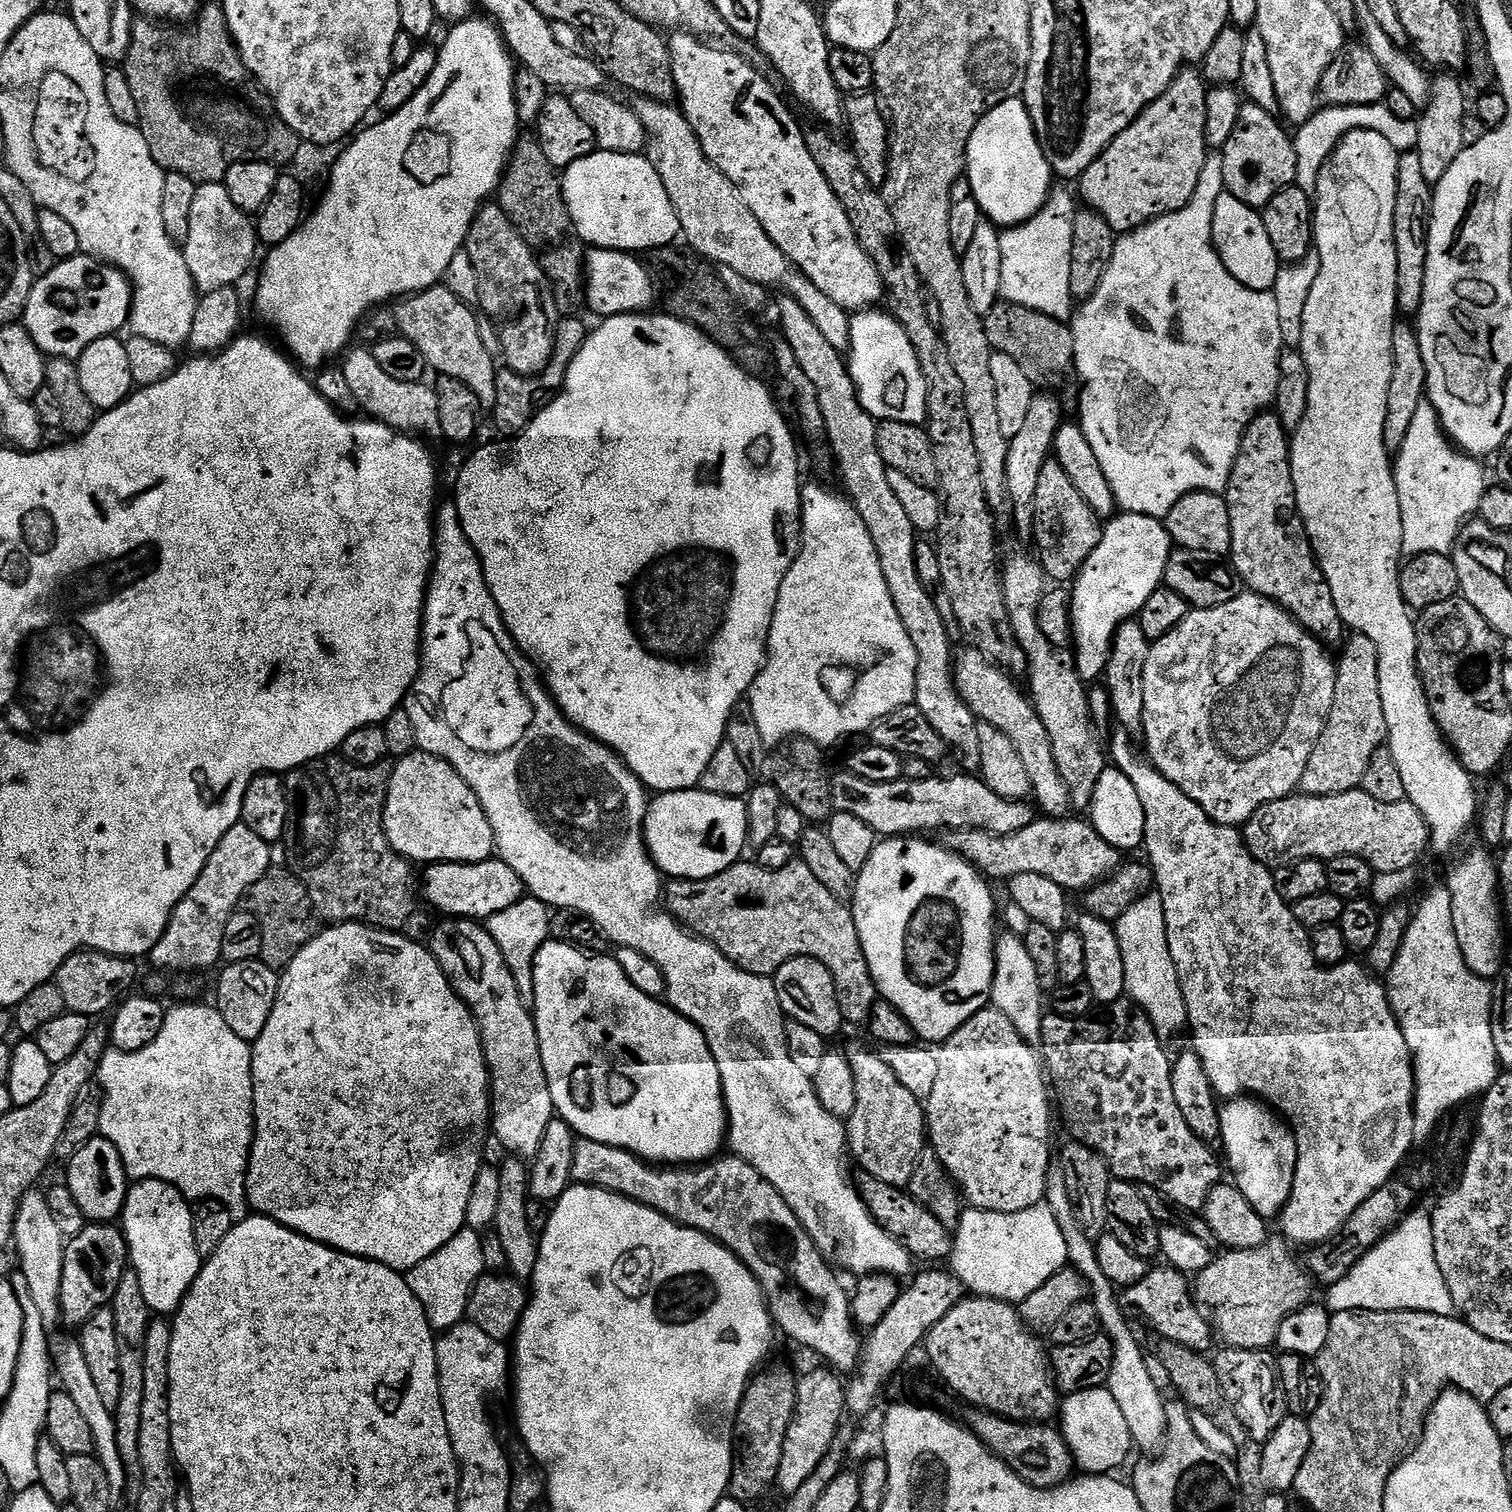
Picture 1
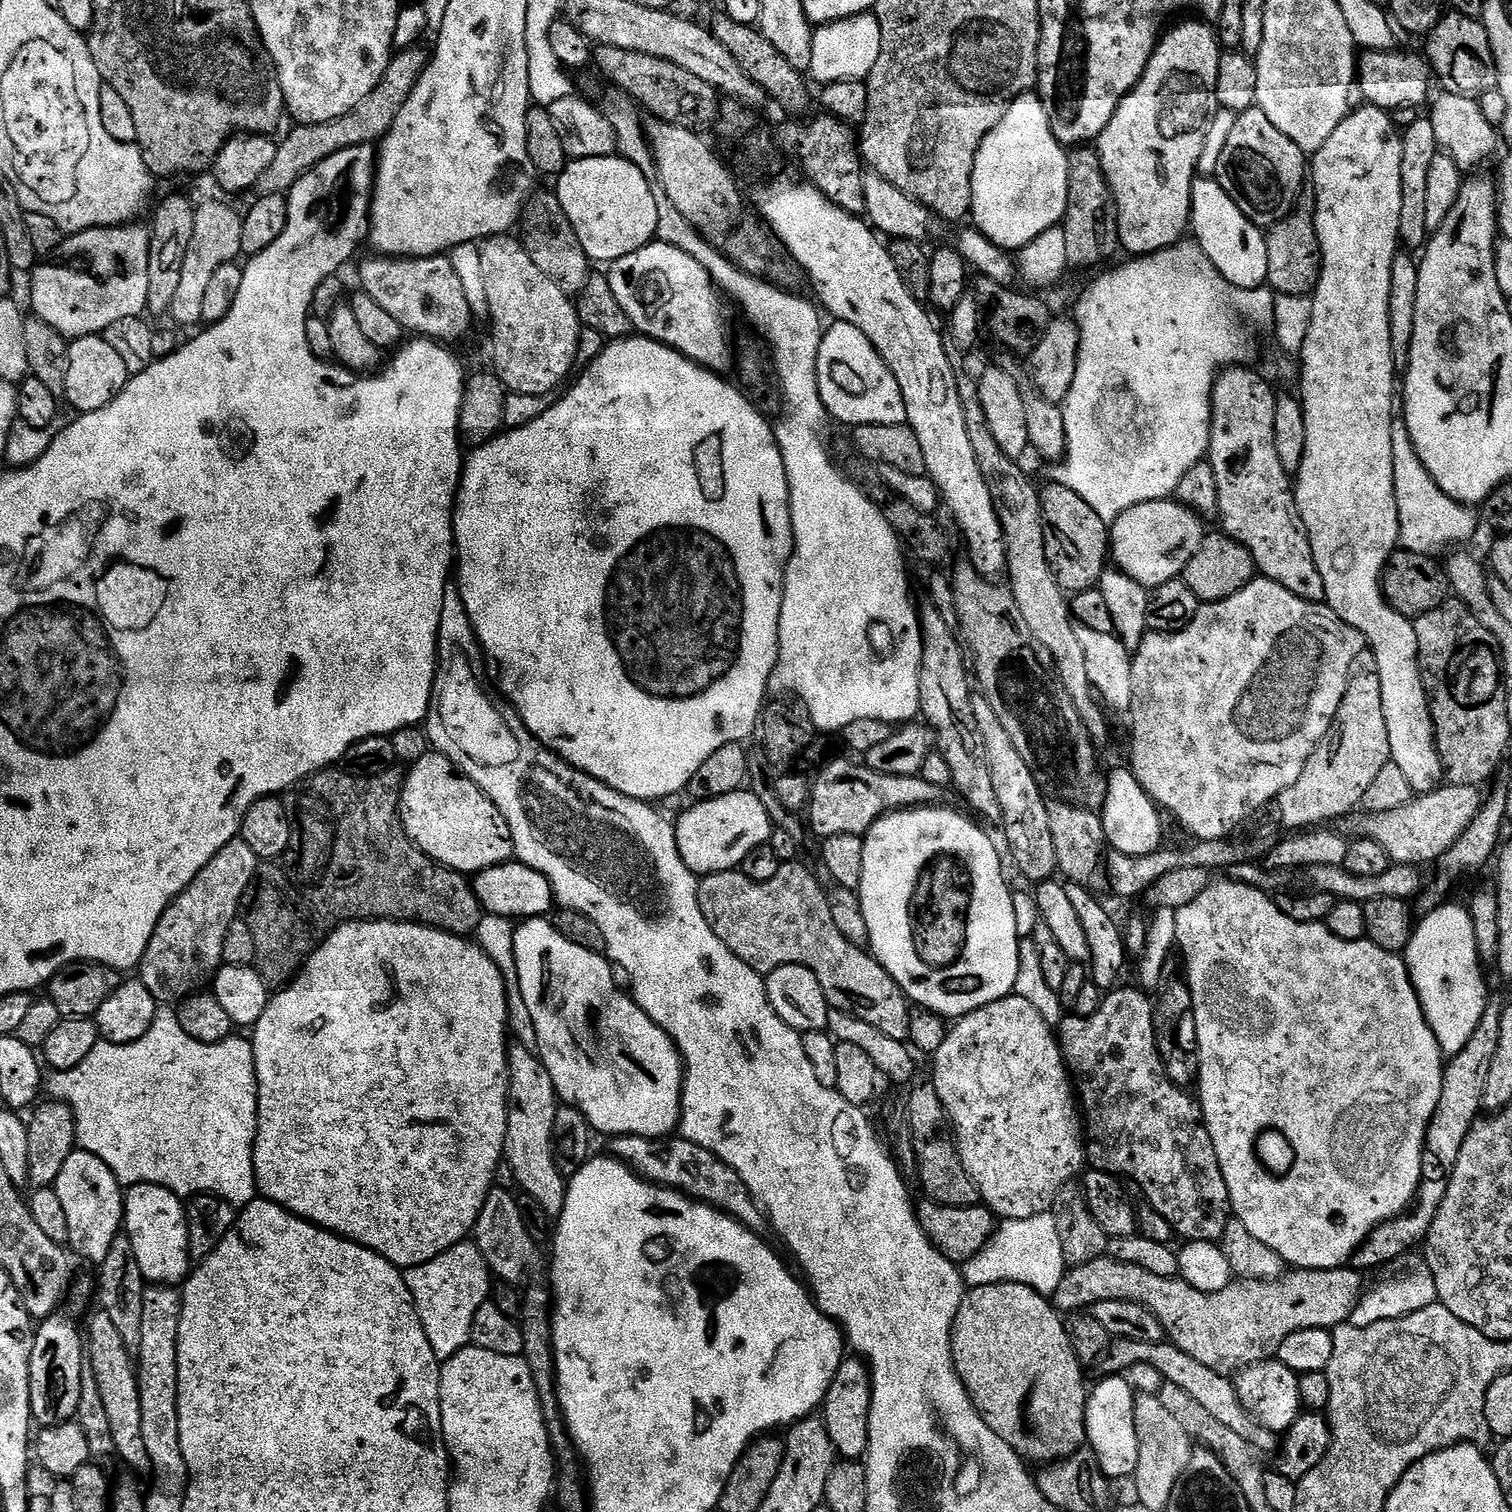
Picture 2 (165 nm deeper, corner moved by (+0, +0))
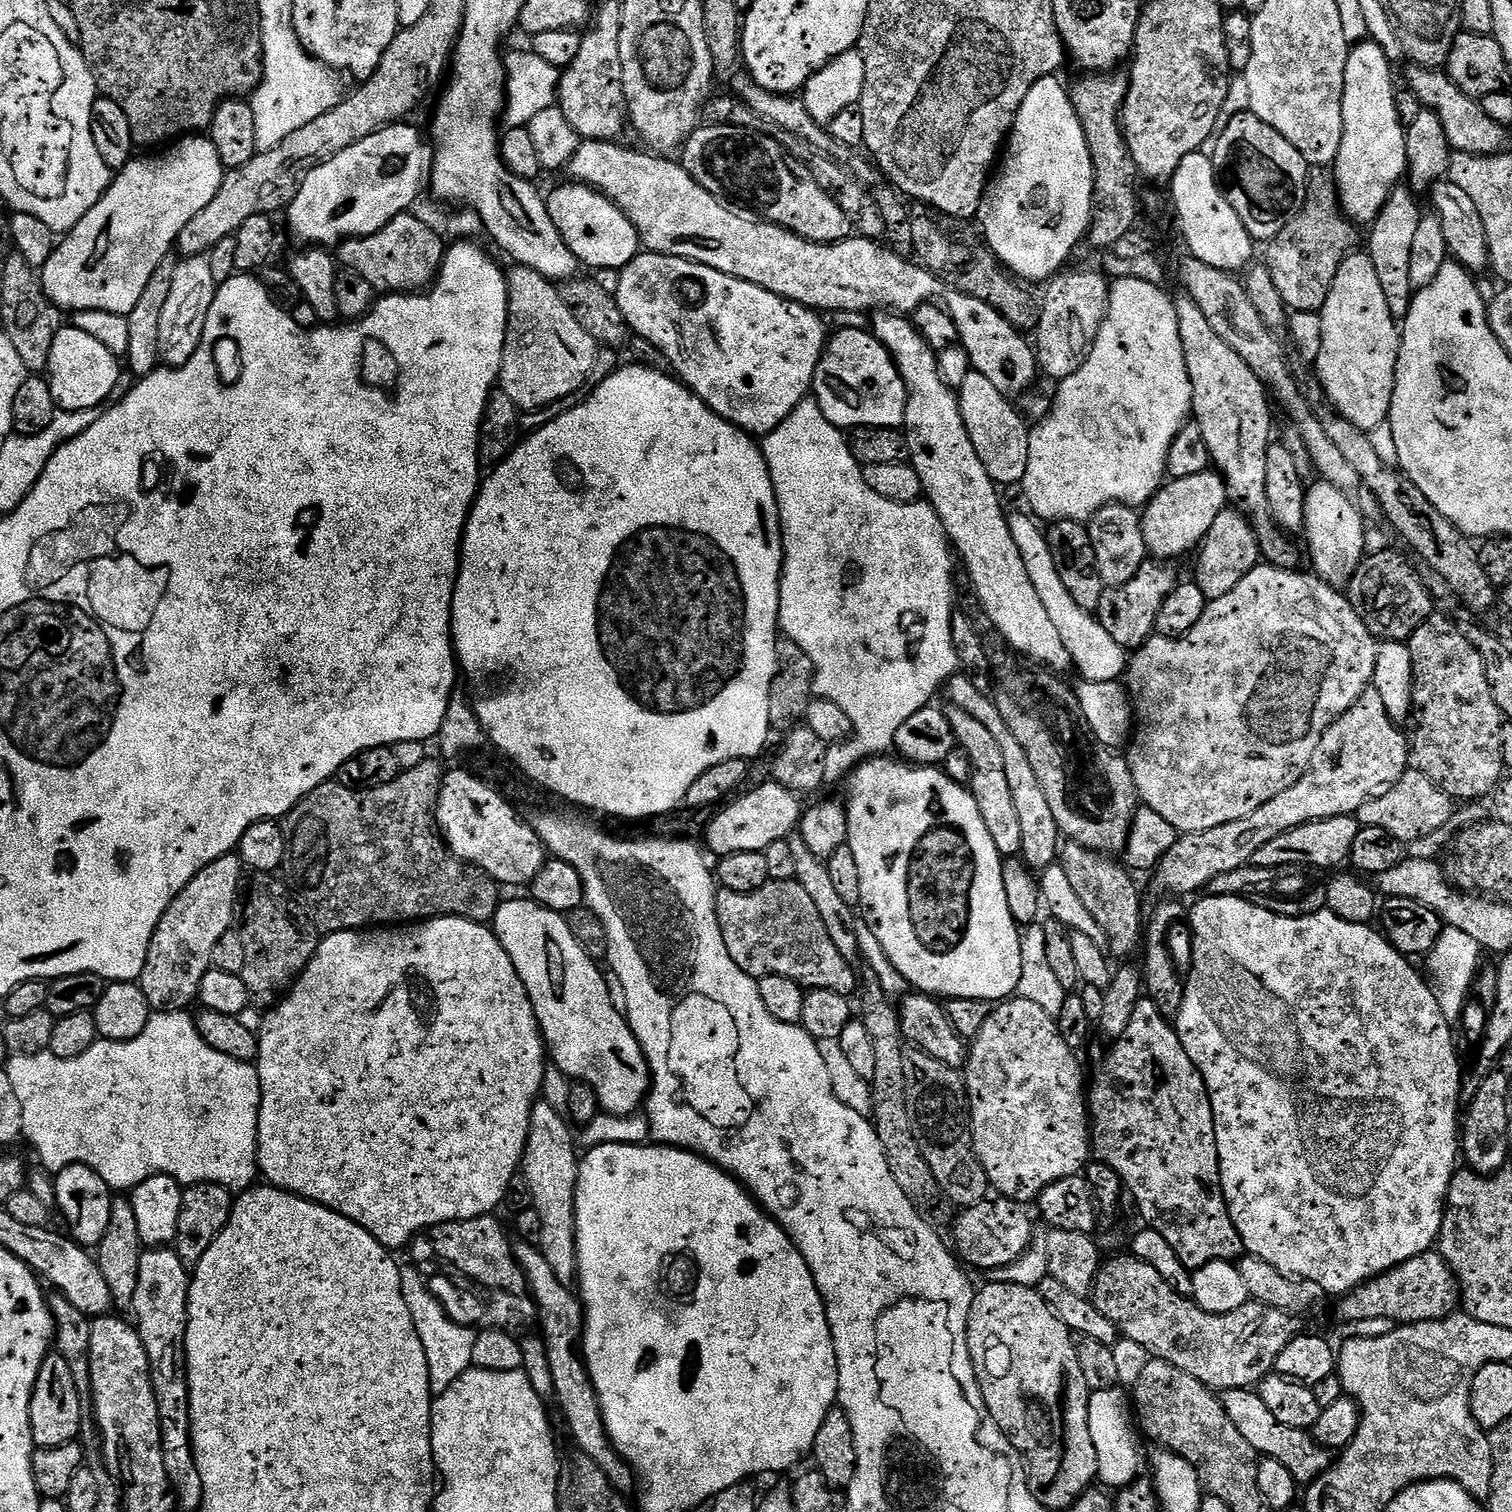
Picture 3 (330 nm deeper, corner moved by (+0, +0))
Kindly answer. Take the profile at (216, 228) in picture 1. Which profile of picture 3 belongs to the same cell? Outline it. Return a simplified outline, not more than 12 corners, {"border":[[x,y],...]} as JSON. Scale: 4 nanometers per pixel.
{"border":[[207,255],[174,270],[158,350],[181,368],[203,342],[217,287]]}

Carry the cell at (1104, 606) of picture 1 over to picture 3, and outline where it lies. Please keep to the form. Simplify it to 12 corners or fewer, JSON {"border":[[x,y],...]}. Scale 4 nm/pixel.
{"border":[[1215,470],[1169,479],[1142,512],[1149,557],[1204,543],[1228,503]]}

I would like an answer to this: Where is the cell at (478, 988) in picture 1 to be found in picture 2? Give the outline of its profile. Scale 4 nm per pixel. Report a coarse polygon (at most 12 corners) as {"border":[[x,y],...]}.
{"border":[[508,1050],[504,1159],[549,1218],[566,1202],[558,1097],[539,1055]]}

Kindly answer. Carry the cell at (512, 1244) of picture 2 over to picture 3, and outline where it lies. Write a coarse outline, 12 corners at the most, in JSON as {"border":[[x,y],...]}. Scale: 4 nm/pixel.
{"border":[[539,1247],[514,1251],[536,1301],[554,1404],[617,1492],[633,1470],[606,1434],[582,1355],[584,1305]]}

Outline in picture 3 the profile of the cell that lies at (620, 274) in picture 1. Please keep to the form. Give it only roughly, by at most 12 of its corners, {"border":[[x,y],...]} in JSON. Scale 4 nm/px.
{"border":[[641,251],[629,329],[753,437],[812,392],[821,313]]}

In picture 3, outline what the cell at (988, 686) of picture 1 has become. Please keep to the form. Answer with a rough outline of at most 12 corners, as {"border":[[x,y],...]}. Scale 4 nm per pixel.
{"border":[[1071,842],[1058,853],[1113,957],[1146,932],[1140,888],[1115,859]]}

